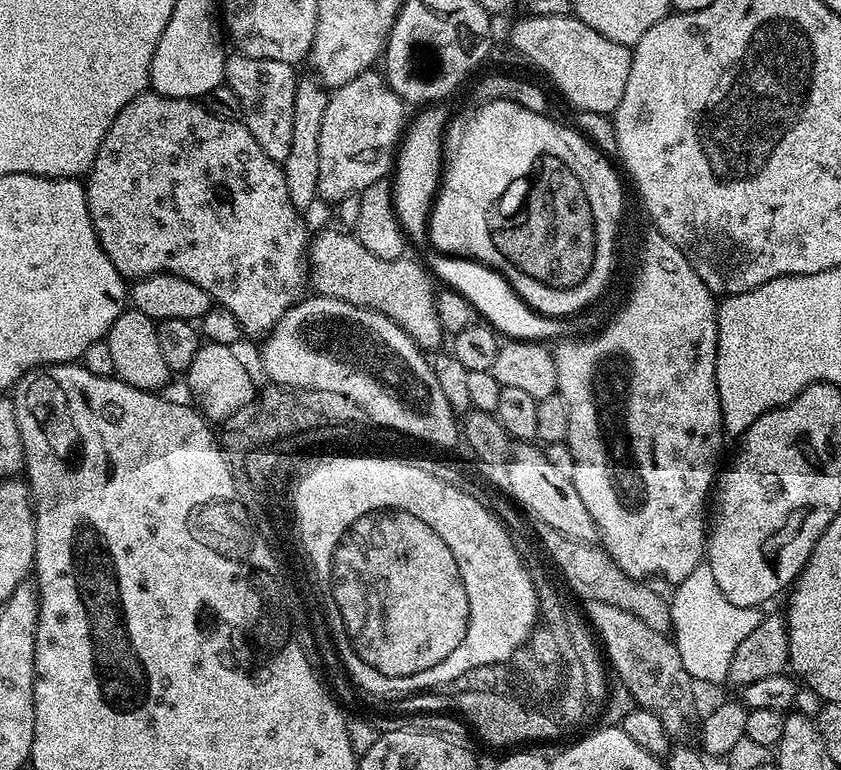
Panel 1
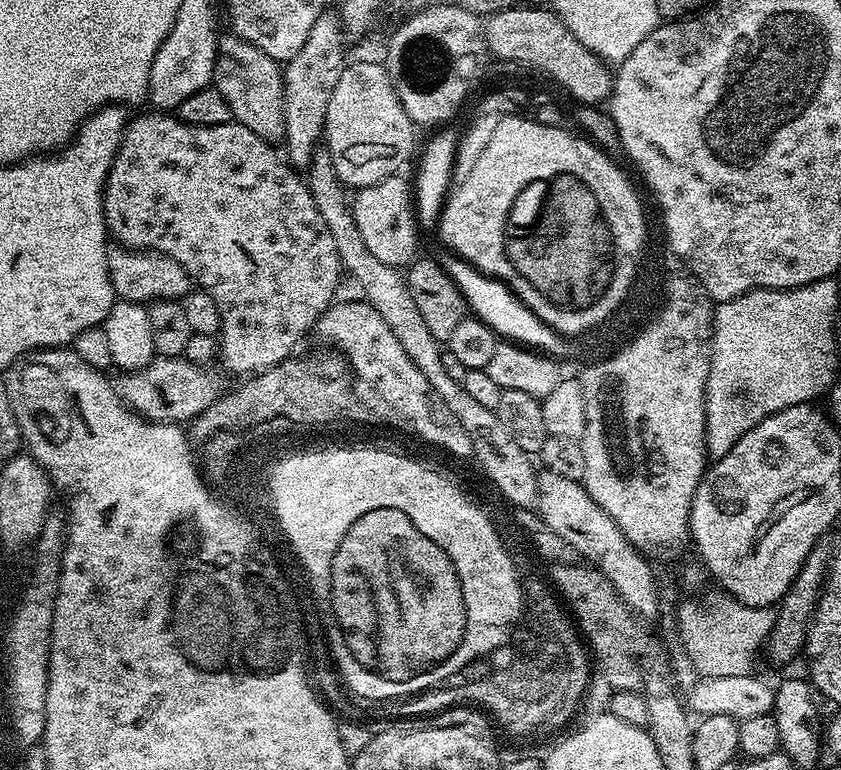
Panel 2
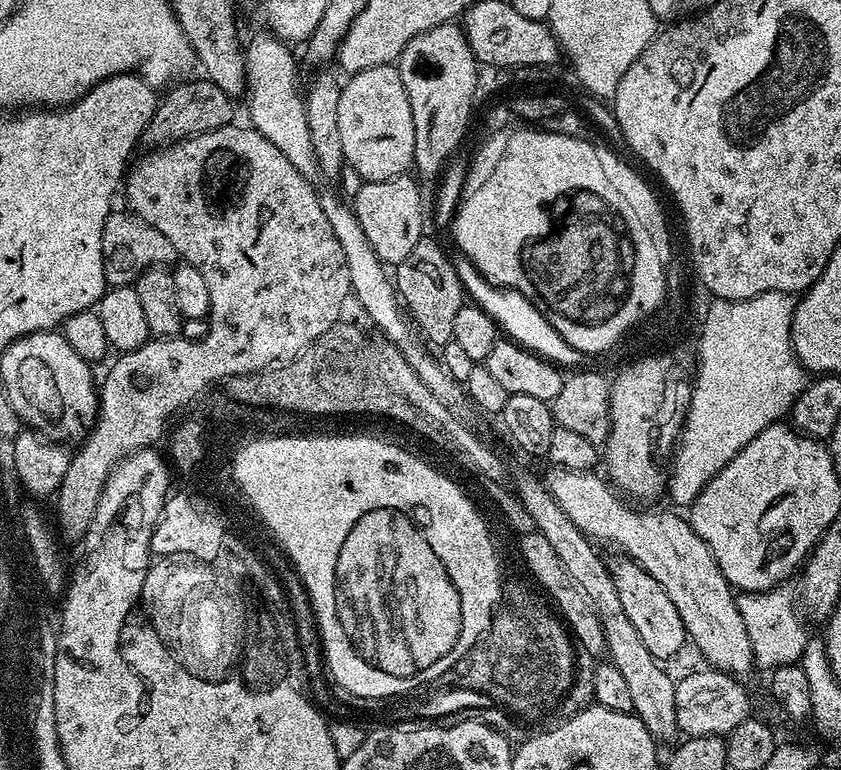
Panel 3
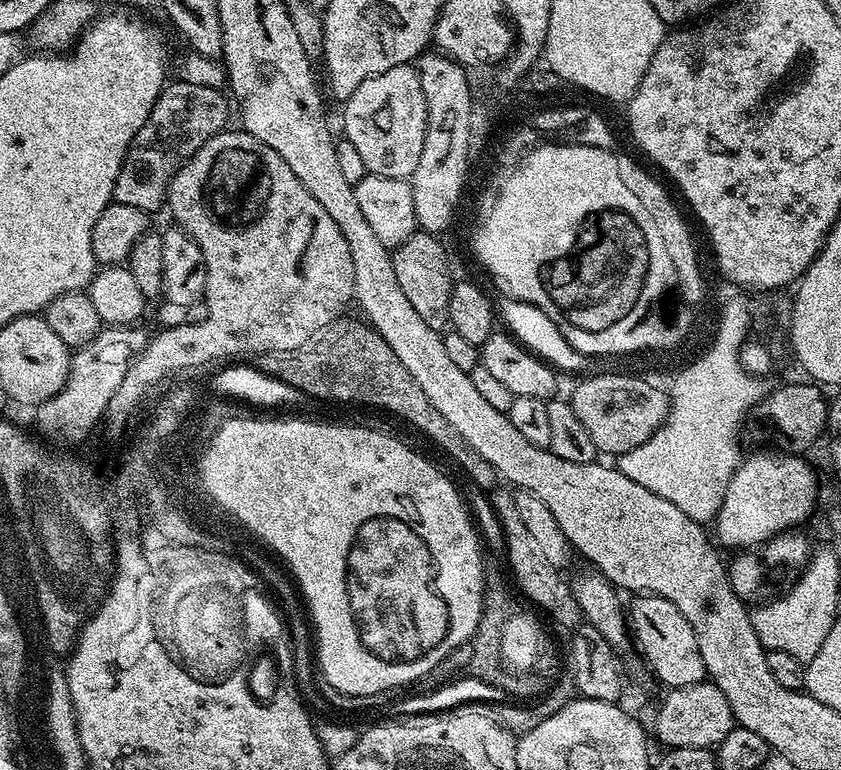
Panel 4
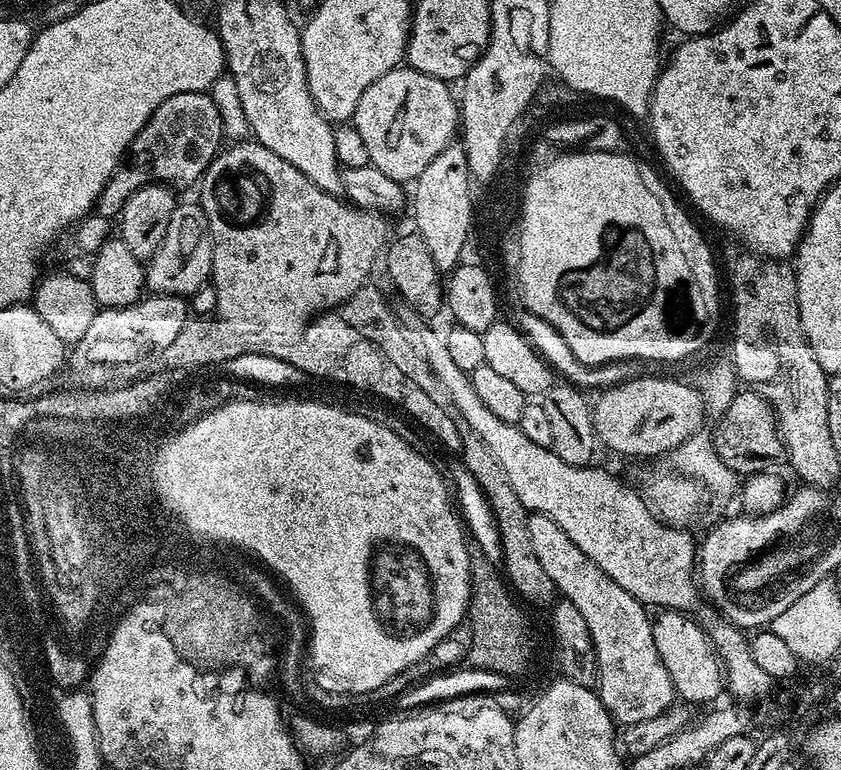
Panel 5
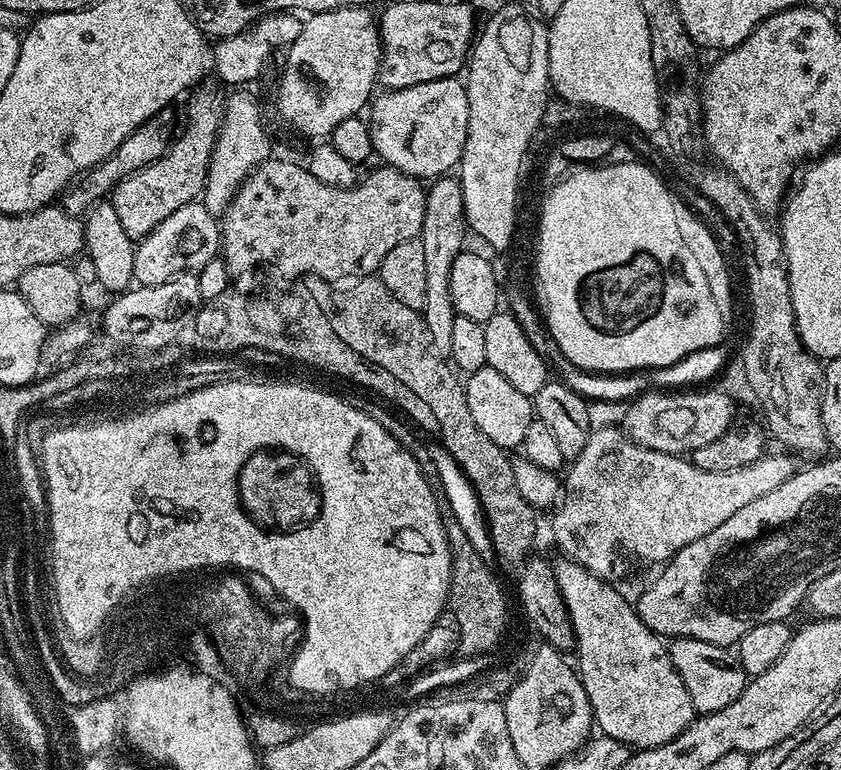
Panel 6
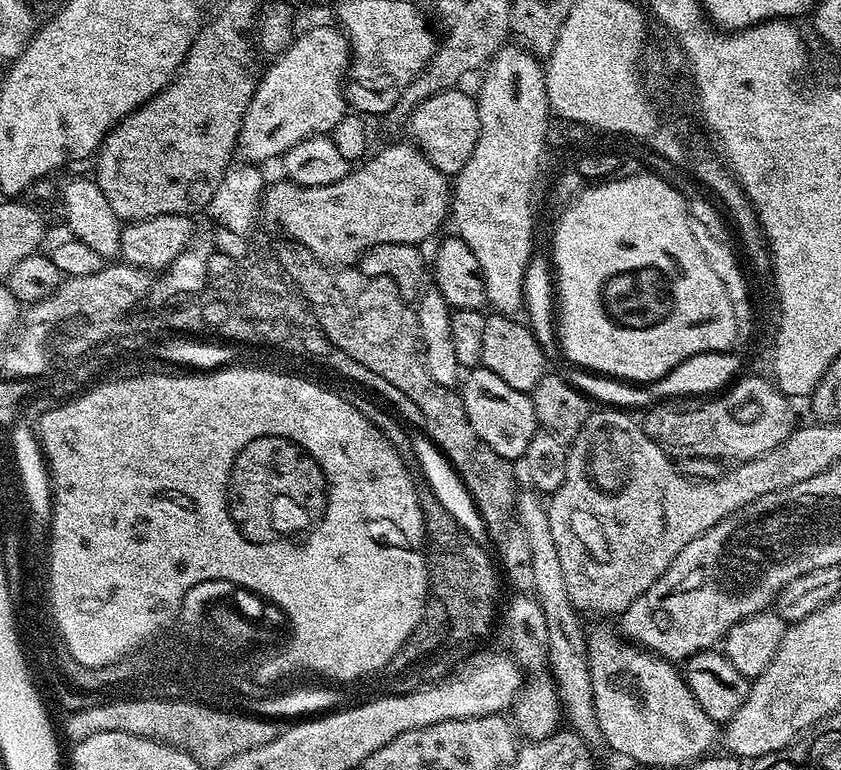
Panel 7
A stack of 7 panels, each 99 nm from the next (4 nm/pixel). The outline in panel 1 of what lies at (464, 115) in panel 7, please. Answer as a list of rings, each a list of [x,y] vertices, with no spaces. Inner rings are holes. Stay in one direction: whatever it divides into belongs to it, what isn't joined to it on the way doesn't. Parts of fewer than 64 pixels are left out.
[[[376,70],[358,74],[358,78],[350,78],[346,86],[335,89],[329,95],[326,114],[322,114],[322,134],[318,134],[318,196],[321,201],[338,202],[347,196],[355,196],[370,186],[370,182],[383,180],[393,171],[398,145],[406,128],[404,111],[404,101]]]

